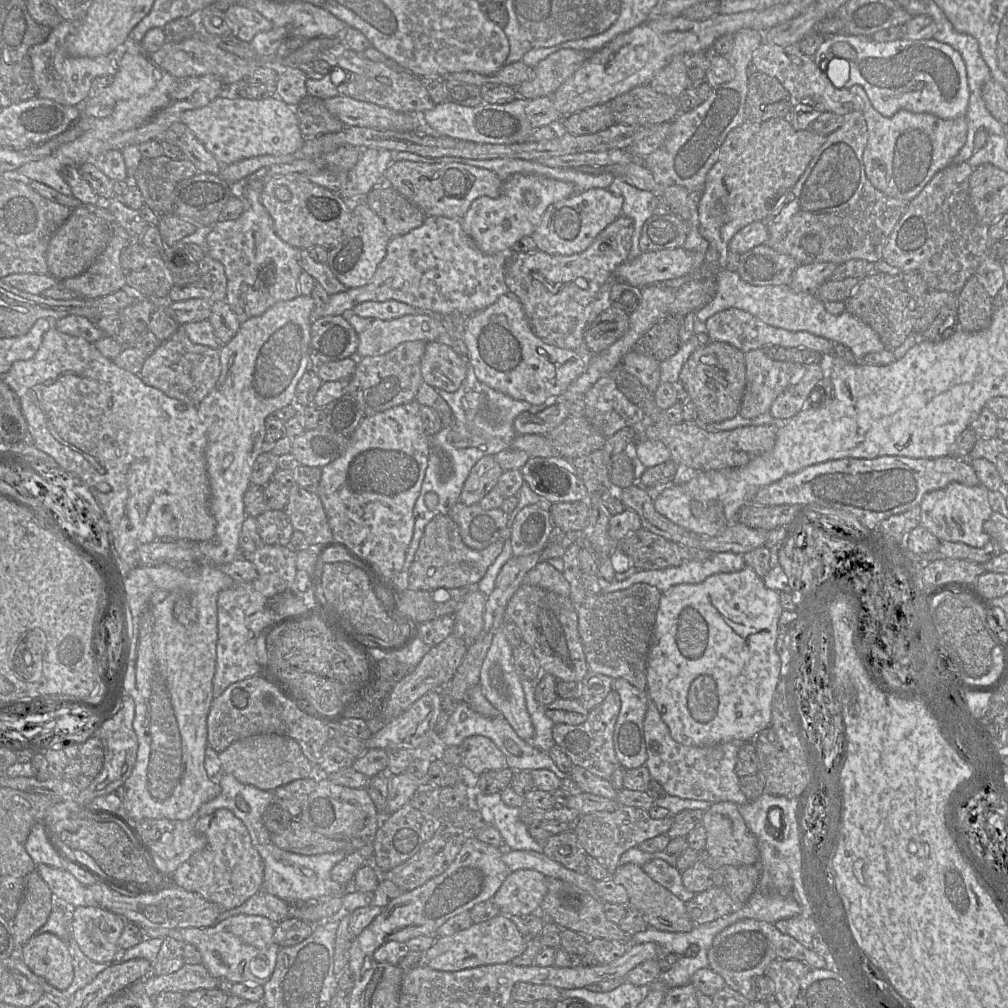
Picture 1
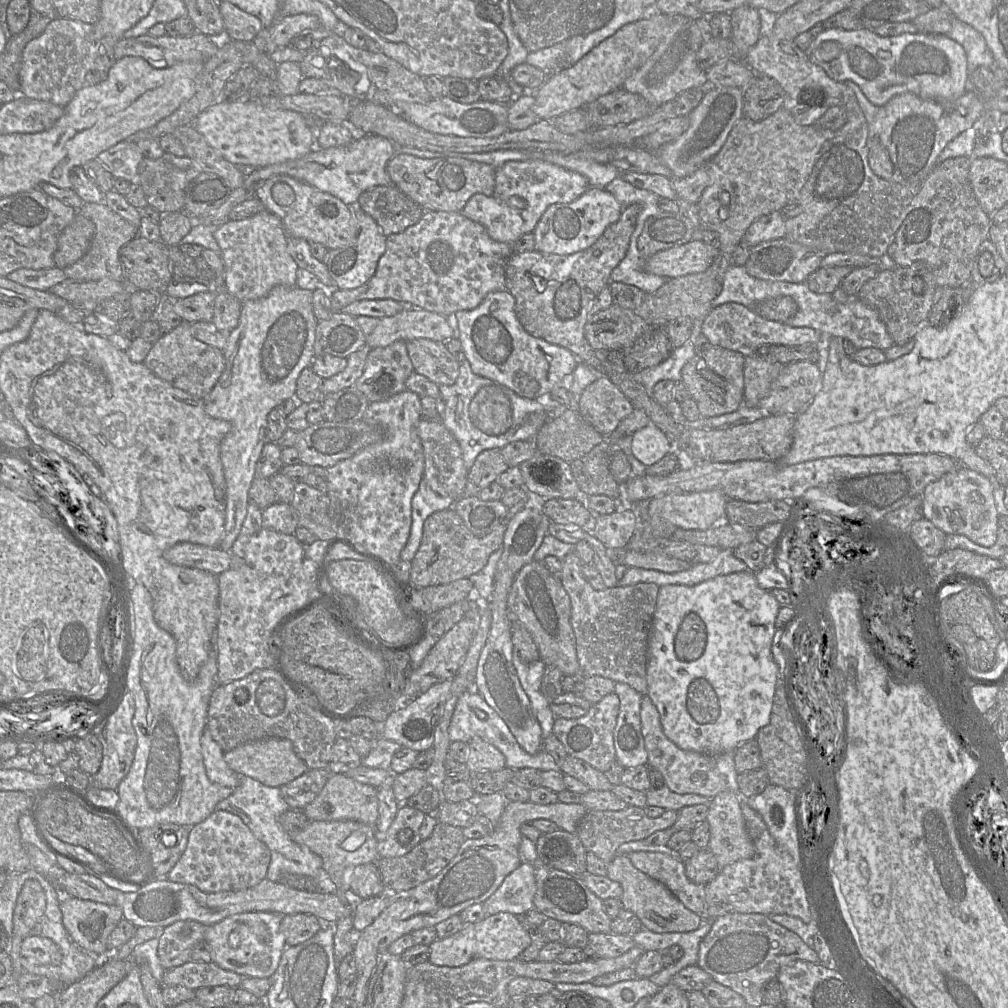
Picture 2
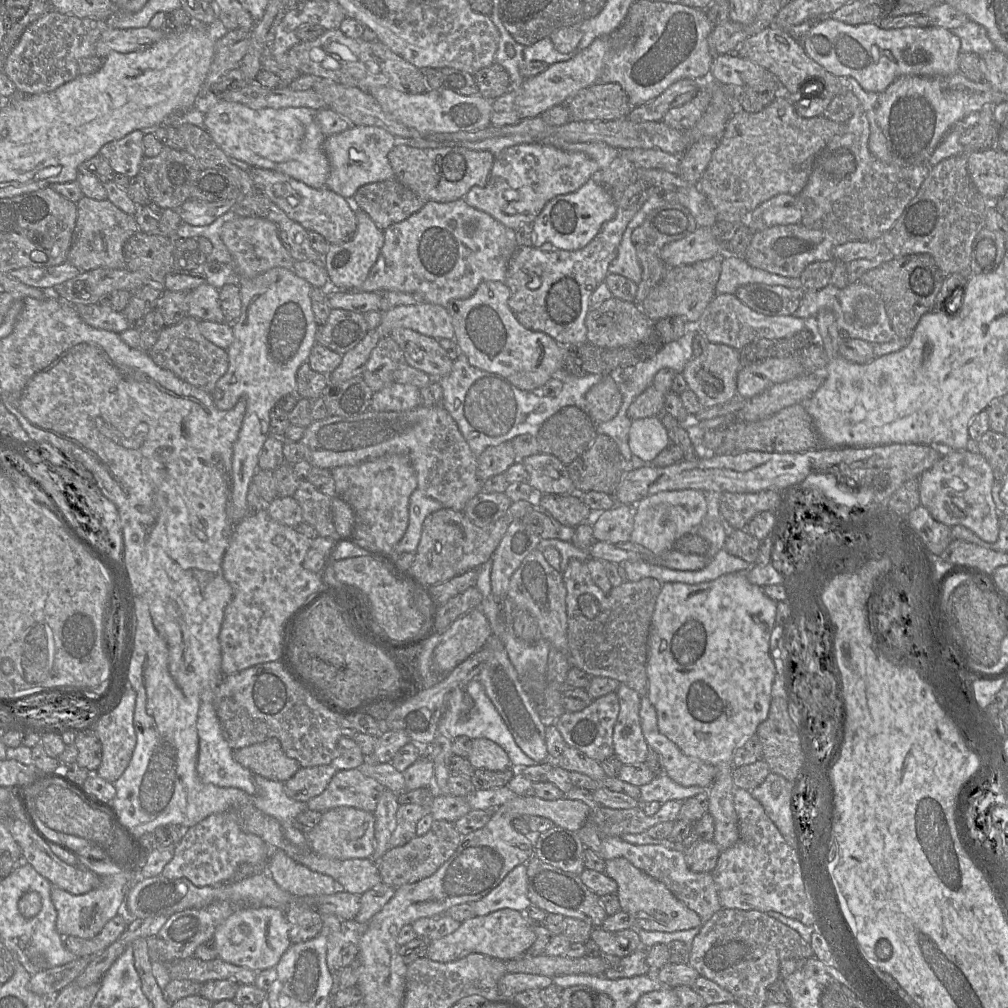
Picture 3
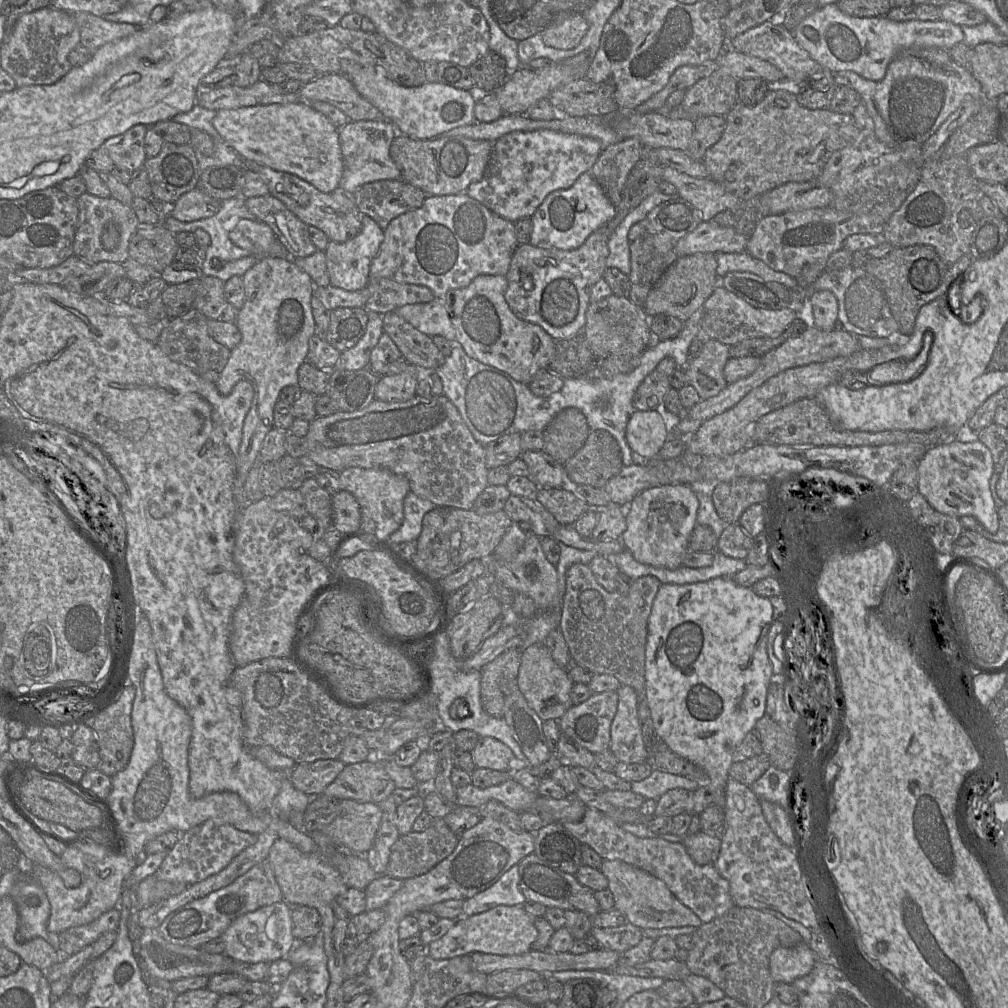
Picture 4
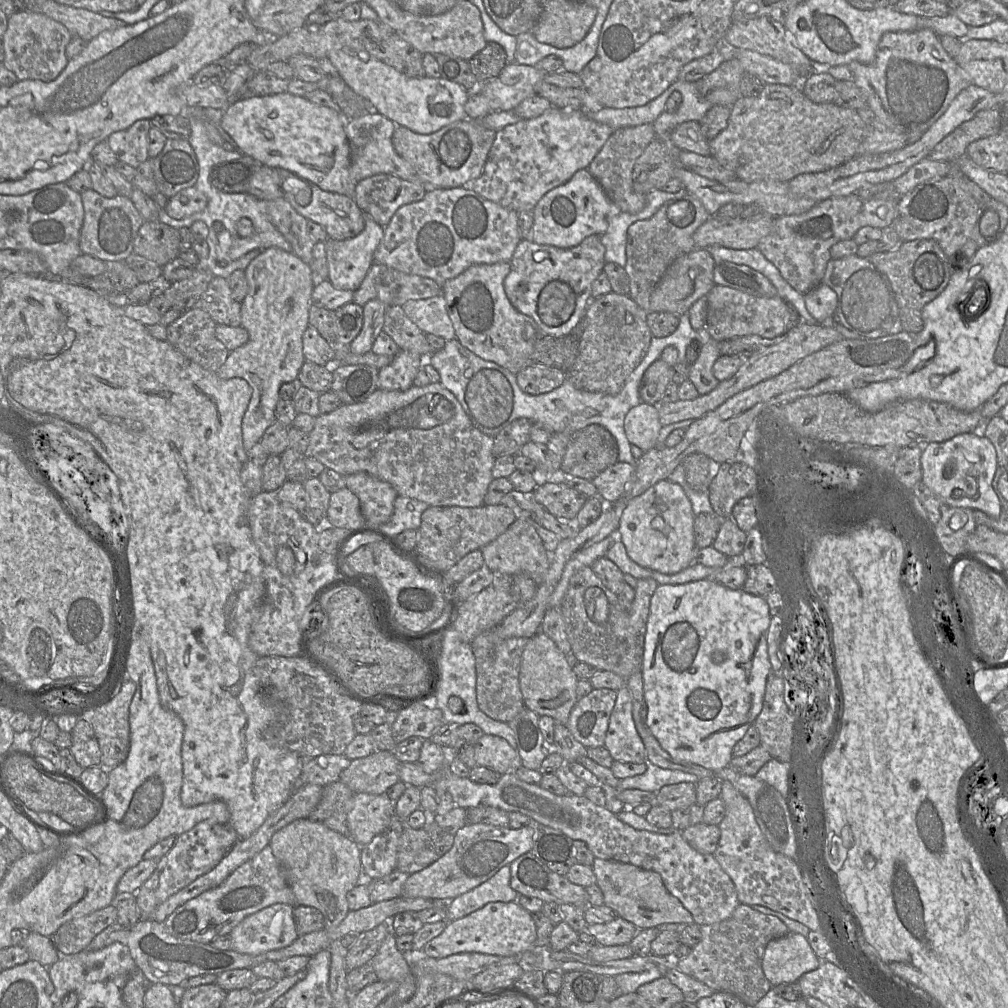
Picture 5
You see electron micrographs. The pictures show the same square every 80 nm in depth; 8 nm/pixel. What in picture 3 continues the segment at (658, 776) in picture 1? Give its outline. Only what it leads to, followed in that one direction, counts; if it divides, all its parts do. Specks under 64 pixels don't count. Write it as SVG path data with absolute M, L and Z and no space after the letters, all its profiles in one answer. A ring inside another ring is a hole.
M646 695L641 697L639 716L646 743L657 754L665 774L685 787L700 786L706 789L712 784L717 768L696 757L685 755L659 731L656 710Z

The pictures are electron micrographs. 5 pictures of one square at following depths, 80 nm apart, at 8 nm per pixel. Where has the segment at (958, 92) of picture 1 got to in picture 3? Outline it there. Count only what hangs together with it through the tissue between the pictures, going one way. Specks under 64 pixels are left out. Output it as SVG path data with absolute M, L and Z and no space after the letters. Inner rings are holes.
M828 17L811 27L801 44L828 72L851 76L870 92L884 91L902 76L945 77L959 71L960 38L938 26L883 29L874 22L849 25Z

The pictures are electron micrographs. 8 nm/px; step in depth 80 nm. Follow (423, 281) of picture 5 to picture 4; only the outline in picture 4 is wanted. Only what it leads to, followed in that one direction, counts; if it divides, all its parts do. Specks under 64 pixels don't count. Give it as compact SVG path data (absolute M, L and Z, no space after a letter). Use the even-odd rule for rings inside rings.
M369 278L366 288L369 299L364 308L382 316L406 304L427 303L435 299L426 286L399 283L389 278Z

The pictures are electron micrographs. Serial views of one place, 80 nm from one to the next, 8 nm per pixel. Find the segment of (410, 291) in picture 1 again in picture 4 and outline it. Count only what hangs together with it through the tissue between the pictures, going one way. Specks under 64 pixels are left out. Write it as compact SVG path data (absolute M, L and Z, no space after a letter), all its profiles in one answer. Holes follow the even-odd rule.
M467 193L426 196L421 207L399 215L384 229L384 239L372 260L369 278L389 278L399 283L426 286L436 299L445 299L448 291L467 287L479 275L506 276L517 246L515 223L494 213Z

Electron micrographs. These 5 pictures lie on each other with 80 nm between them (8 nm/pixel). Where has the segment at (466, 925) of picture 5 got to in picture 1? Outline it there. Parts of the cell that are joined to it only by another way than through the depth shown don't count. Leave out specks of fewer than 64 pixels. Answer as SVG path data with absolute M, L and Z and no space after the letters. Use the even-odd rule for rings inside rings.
M499 914L487 921L473 923L469 928L453 935L436 938L426 954L429 967L453 972L483 965L509 963L520 956L526 947L527 938L518 930L511 917Z

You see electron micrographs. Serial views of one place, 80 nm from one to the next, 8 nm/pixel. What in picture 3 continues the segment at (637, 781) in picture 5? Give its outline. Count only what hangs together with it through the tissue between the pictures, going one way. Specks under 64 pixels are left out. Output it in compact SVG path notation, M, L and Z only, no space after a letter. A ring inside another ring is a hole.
M663 771L649 783L639 788L641 804L647 804L652 801L663 804L669 800L685 800L706 790L700 786L682 786L673 781Z

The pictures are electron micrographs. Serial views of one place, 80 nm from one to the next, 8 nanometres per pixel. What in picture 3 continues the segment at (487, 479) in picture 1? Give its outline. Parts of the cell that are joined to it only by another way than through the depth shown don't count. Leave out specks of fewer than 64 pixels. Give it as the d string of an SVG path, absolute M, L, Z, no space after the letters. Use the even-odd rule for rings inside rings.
M512 441L486 448L478 457L476 475L483 483L487 479L503 474L516 462Z

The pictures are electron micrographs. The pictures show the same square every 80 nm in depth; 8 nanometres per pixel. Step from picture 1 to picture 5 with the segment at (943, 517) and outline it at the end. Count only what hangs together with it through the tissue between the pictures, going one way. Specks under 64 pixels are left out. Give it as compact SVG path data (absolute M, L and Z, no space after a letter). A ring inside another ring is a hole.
M974 433L959 434L944 442L924 444L921 455L921 481L944 503L952 507L981 510L998 518L1001 505L992 487L997 454L991 441Z

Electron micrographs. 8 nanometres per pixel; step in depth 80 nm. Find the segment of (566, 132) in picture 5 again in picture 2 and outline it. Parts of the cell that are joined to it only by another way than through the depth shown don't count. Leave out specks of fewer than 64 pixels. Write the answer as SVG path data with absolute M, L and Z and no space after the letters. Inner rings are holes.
M541 159L508 161L496 169L493 194L473 195L461 212L482 224L495 241L514 243L522 235L533 232L550 205L573 201L589 187L582 174Z

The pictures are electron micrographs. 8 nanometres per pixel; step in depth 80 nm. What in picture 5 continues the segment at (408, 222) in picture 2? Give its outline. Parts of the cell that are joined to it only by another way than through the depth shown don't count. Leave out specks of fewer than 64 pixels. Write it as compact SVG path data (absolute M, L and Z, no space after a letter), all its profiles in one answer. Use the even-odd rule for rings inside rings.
M376 174L356 184L353 198L365 215L385 227L401 206L422 200L426 190L427 187L420 183L401 179L391 174Z

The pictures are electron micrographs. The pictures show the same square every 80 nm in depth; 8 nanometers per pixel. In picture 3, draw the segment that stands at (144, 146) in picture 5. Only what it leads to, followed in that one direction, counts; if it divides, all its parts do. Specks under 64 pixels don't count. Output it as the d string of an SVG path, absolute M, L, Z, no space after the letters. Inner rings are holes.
M140 130L133 131L120 140L105 144L99 154L108 161L114 173L133 178L139 174L144 158L144 135Z

